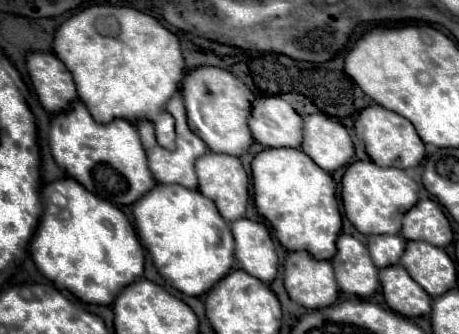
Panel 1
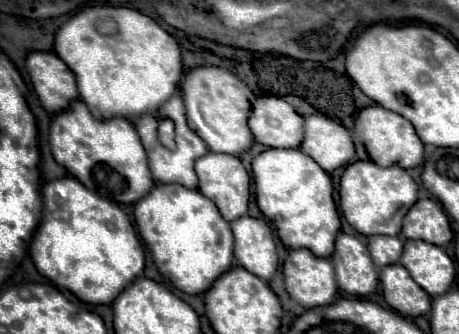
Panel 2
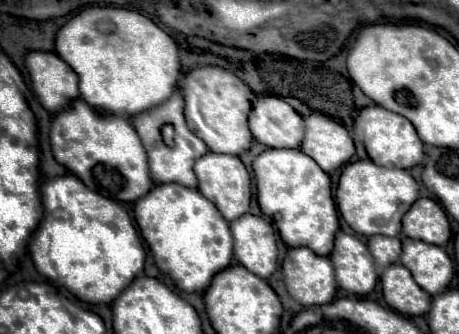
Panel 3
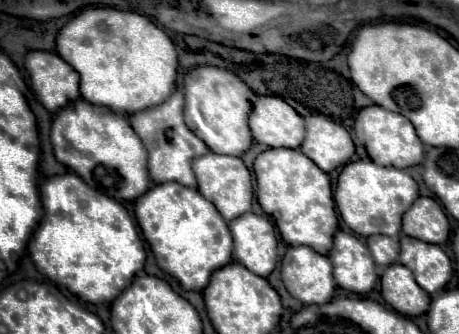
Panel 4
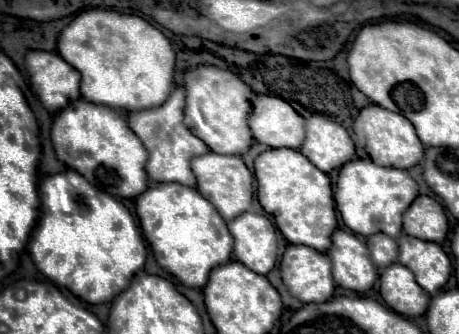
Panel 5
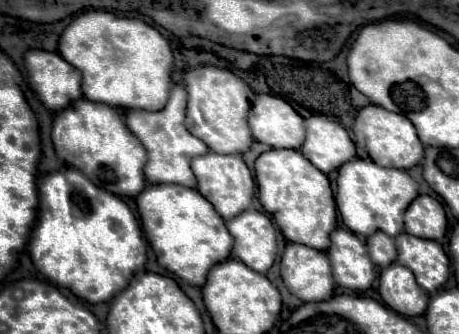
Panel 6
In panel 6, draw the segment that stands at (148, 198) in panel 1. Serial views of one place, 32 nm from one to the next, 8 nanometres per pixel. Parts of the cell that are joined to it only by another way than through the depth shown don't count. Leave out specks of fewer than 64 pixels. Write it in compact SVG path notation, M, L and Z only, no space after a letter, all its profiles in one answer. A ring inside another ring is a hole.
M152 184L136 198L138 214L144 234L156 254L162 268L176 274L182 282L192 286L204 286L208 270L230 258L232 236L226 230L222 216L196 192L180 184Z

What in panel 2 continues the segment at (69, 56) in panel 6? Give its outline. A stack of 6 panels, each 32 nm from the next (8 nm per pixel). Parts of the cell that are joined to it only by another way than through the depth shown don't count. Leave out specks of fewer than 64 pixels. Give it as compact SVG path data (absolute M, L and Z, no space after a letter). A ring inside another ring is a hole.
M92 6L74 14L56 32L54 50L74 72L79 98L98 120L116 116L134 120L142 114L156 114L176 92L182 76L182 56L176 38L156 20L132 8ZM100 18L112 18L118 32L102 34L96 26Z

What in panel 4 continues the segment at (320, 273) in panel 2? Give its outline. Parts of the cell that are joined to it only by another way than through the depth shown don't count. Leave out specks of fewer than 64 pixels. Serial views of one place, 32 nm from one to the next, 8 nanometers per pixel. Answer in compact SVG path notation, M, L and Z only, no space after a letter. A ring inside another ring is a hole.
M290 246L282 258L280 270L286 290L304 306L332 300L336 282L328 256L322 256L308 246Z

